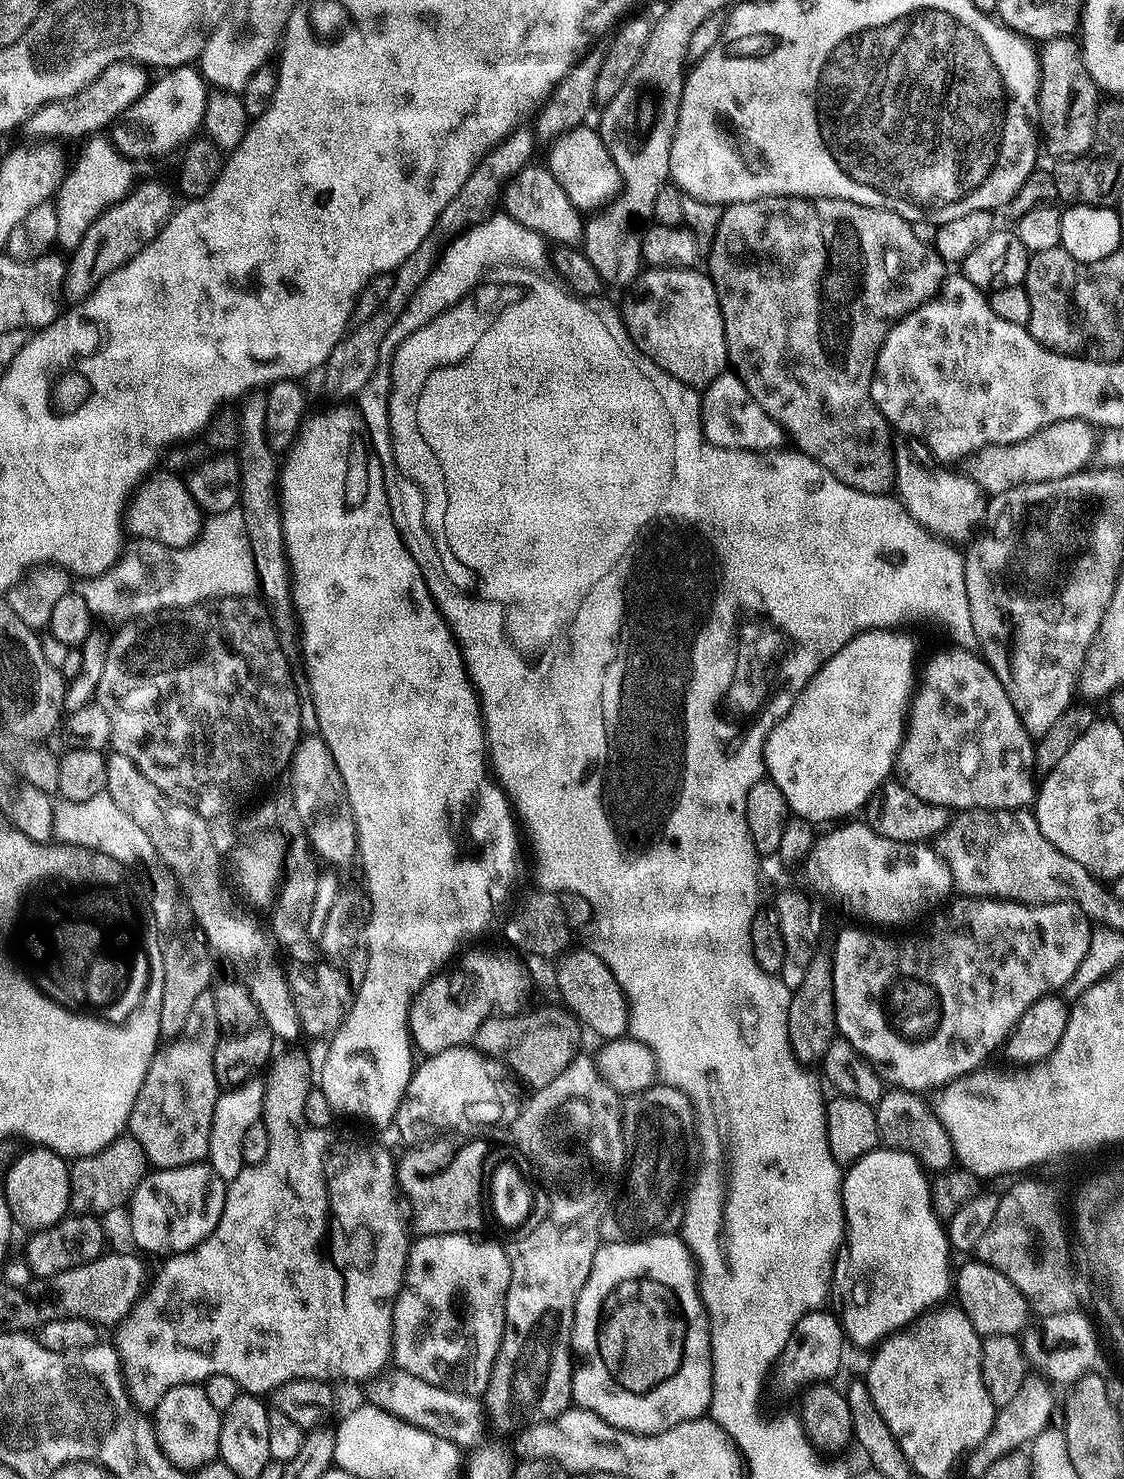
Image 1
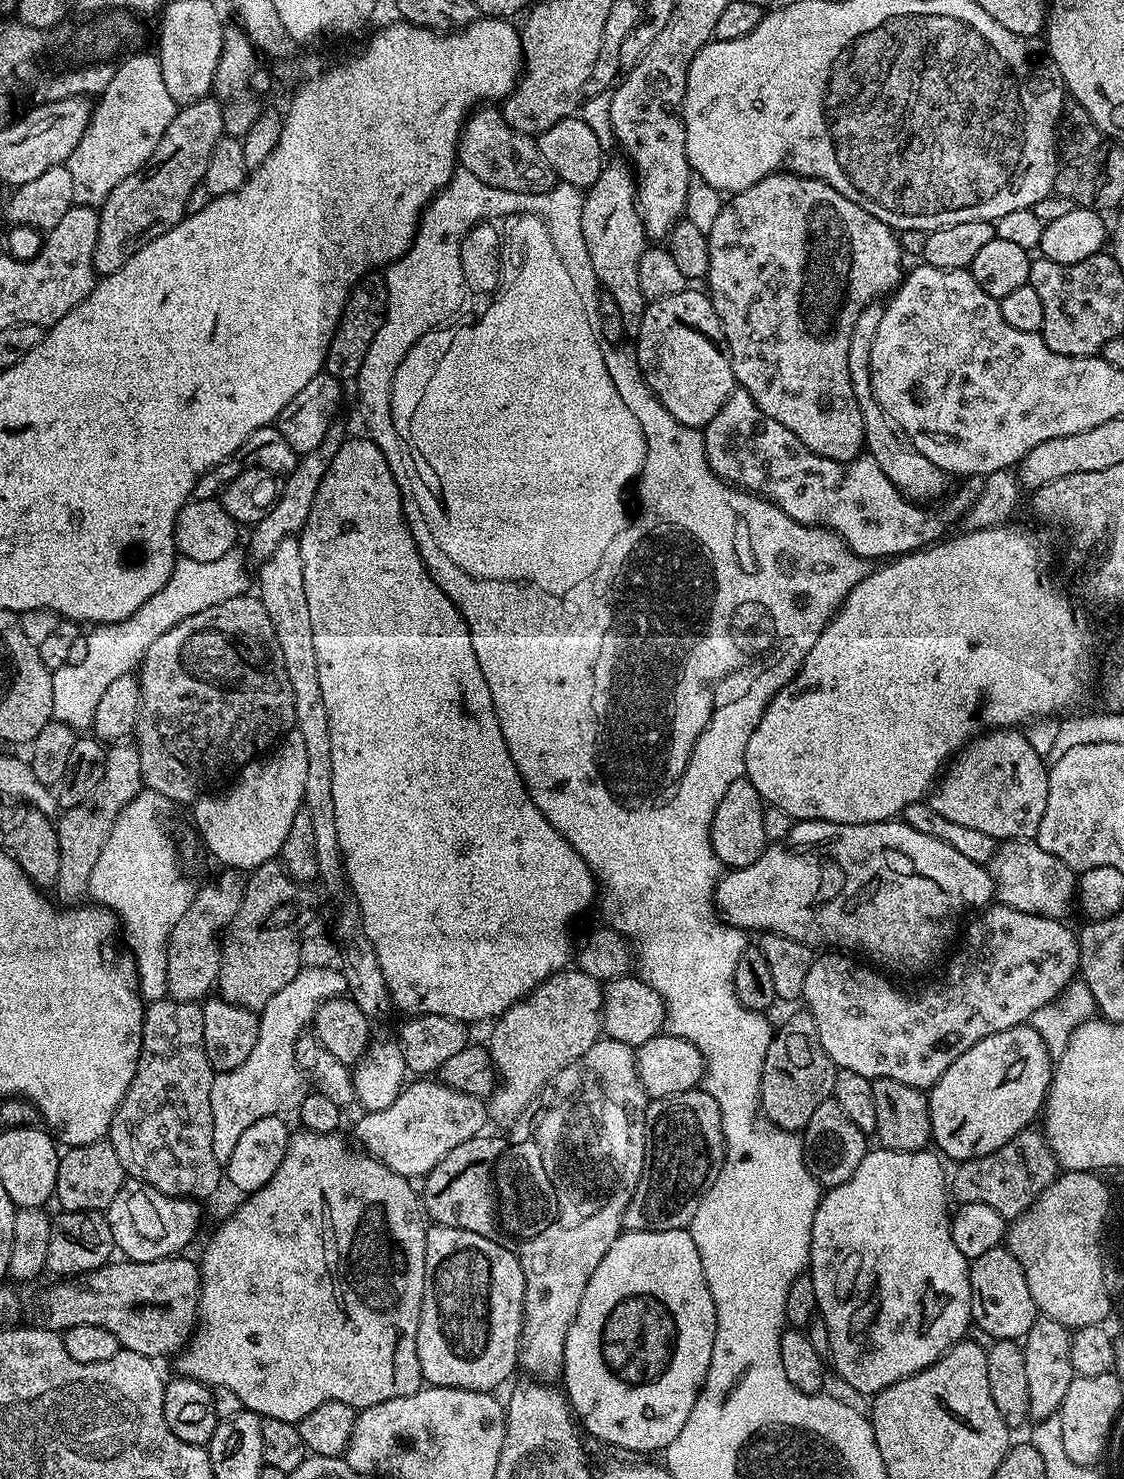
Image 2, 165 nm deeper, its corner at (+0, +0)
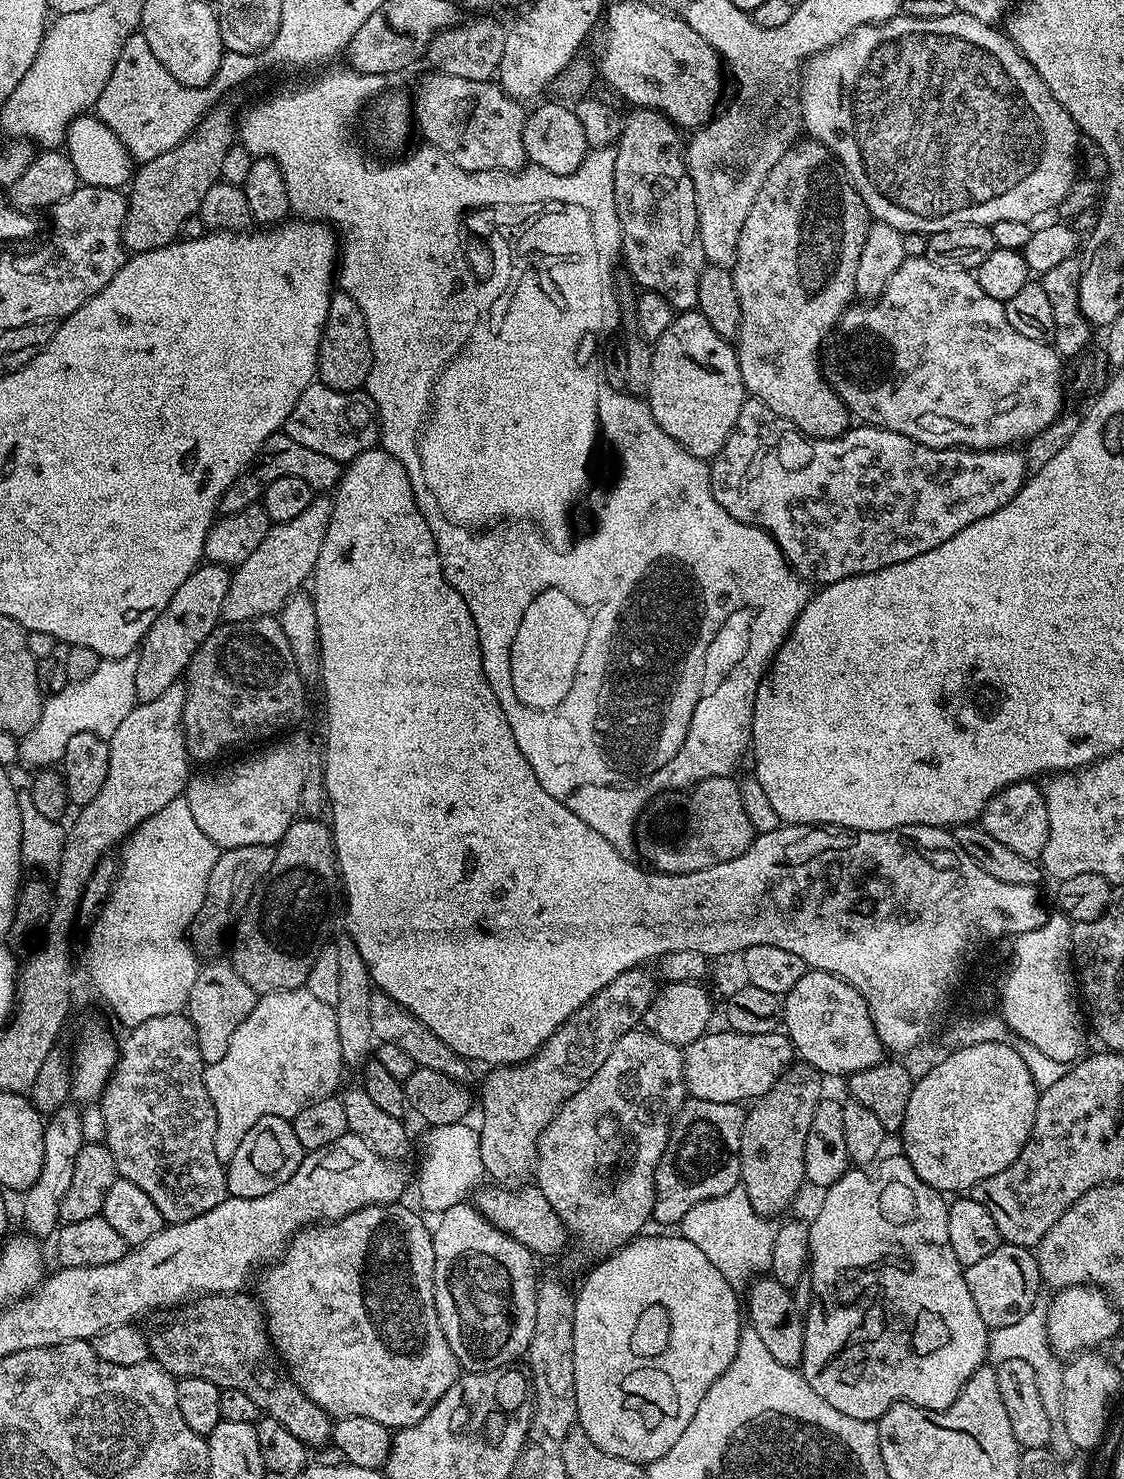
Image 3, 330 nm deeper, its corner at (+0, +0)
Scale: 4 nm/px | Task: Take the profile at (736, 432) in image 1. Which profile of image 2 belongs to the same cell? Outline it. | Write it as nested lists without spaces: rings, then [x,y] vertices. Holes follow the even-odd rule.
[[[743,390],[732,392],[702,431],[712,473],[777,504],[794,522],[829,528],[844,539],[846,548],[869,562],[884,562],[929,547],[947,533],[948,524],[956,519],[957,523],[967,513],[974,501],[973,490],[960,488],[928,516],[927,507],[899,492],[872,456],[861,454],[843,464],[814,454],[782,422],[762,414],[754,398]]]

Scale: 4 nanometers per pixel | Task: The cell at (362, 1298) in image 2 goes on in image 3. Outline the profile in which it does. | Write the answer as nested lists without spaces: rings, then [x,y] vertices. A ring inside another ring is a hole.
[[[400,1202],[368,1204],[362,1210],[344,1216],[341,1220],[321,1222],[303,1228],[288,1241],[284,1255],[263,1273],[265,1276],[261,1278],[260,1285],[256,1288],[257,1293],[255,1292],[260,1307],[264,1309],[264,1319],[268,1325],[268,1336],[272,1340],[272,1345],[276,1347],[280,1359],[292,1373],[293,1382],[304,1391],[306,1398],[310,1398],[310,1402],[317,1404],[323,1412],[327,1412],[333,1418],[371,1418],[374,1422],[382,1422],[382,1426],[390,1430],[409,1428],[422,1422],[422,1418],[430,1414],[438,1398],[442,1398],[442,1394],[446,1394],[446,1390],[450,1390],[450,1386],[454,1386],[454,1382],[462,1375],[458,1358],[454,1358],[454,1350],[450,1350],[450,1342],[446,1342],[446,1334],[442,1334],[442,1322],[438,1320],[438,1310],[434,1302],[432,1233],[429,1225],[424,1225],[424,1216],[419,1211],[411,1212],[402,1205]]]

